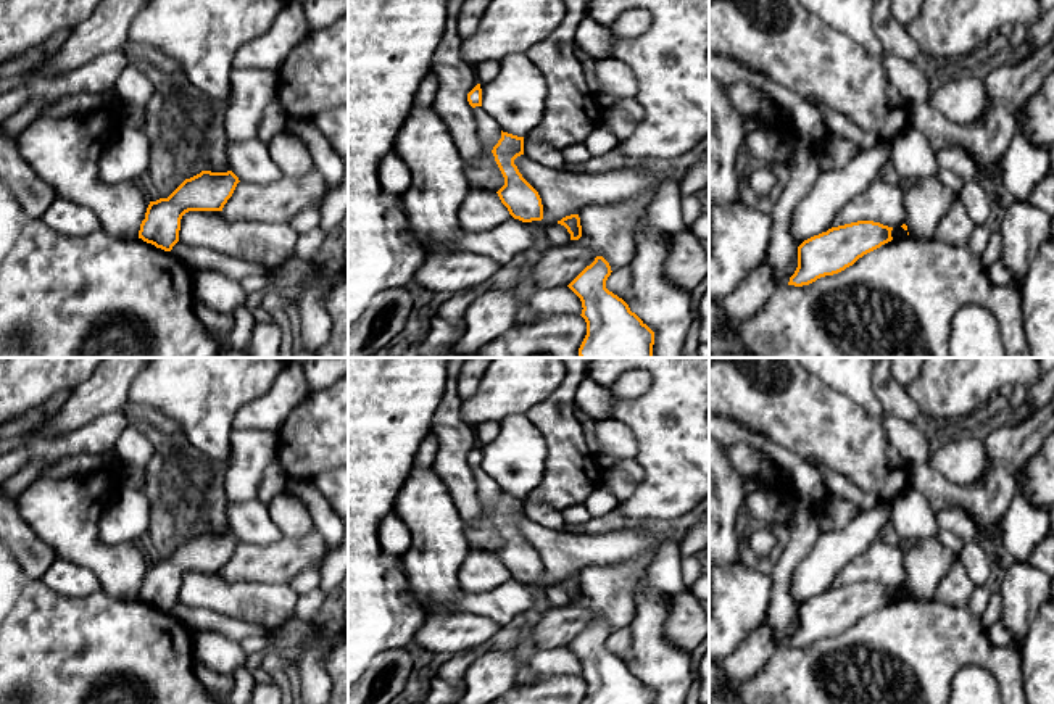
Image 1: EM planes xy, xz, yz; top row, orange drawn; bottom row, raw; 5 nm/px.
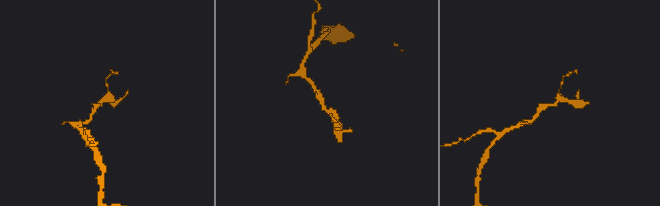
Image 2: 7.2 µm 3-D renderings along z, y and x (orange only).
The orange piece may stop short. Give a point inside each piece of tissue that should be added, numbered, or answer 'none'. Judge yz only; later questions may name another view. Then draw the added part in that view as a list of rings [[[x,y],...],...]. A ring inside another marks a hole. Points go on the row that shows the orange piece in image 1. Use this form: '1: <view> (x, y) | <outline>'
none

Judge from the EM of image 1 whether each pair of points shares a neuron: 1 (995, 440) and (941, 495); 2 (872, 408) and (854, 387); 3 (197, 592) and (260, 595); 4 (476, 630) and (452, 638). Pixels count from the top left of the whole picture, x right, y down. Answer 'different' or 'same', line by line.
1: same
2: same
3: same
4: same

